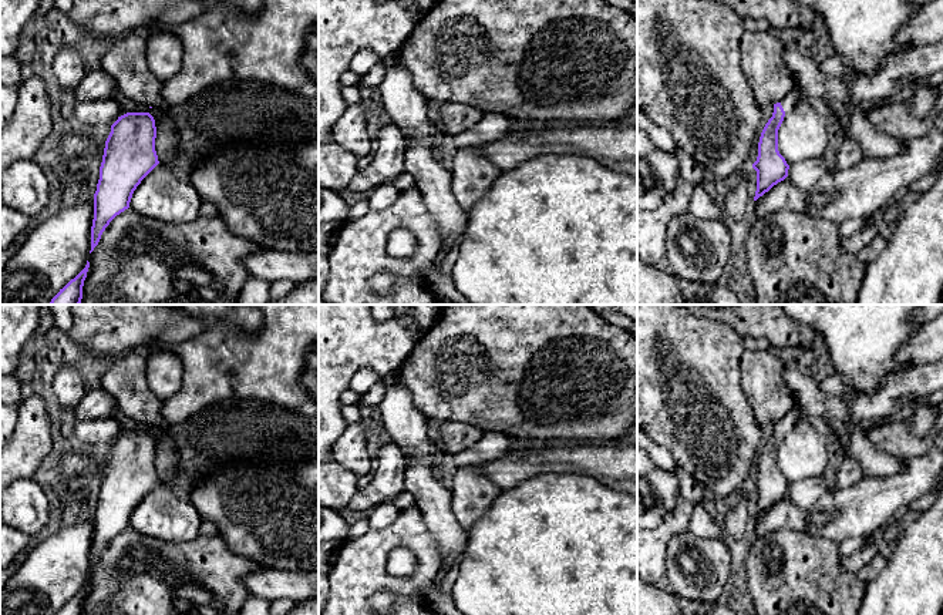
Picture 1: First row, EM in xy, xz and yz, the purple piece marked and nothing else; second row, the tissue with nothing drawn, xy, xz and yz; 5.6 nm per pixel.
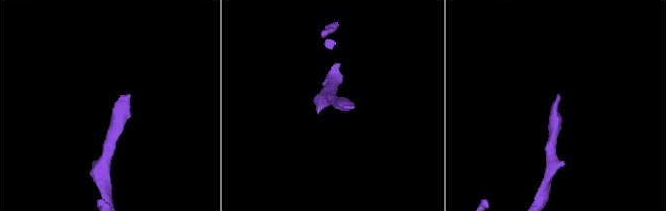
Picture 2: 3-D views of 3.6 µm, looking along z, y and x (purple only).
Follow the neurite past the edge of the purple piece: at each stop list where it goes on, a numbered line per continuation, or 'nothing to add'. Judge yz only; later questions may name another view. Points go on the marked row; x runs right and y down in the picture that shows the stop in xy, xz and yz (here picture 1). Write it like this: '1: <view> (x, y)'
1: yz (792, 97)

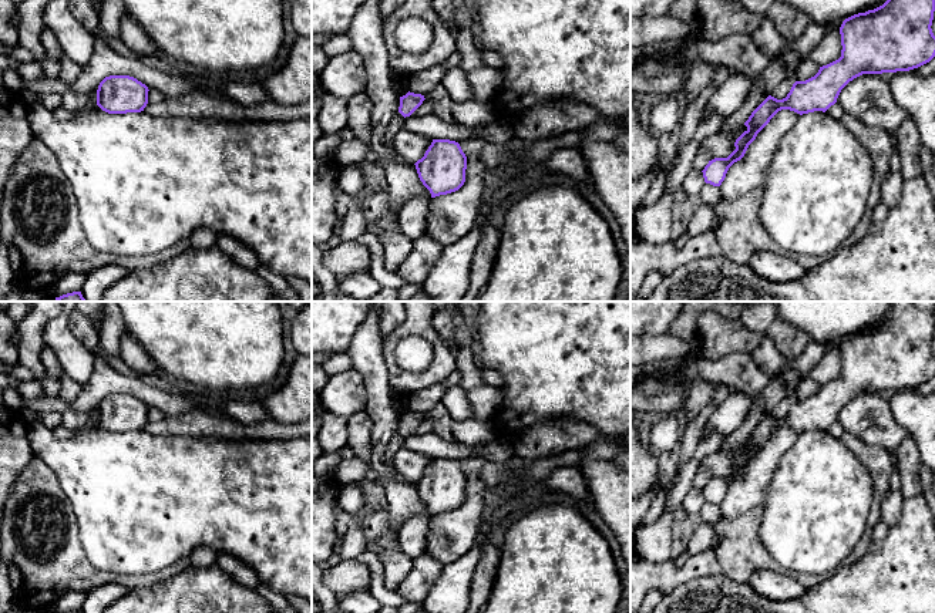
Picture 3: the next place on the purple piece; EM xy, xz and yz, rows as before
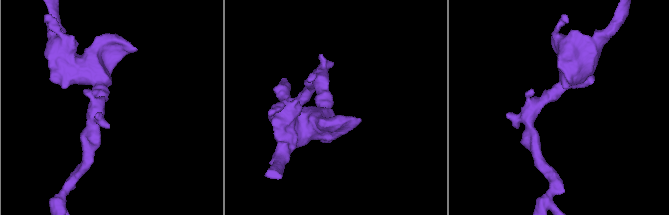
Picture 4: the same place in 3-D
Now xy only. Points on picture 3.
nothing to add

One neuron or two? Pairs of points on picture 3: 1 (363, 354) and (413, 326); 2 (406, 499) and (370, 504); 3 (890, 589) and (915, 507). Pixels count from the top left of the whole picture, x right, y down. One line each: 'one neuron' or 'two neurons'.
1: two neurons
2: two neurons
3: one neuron

